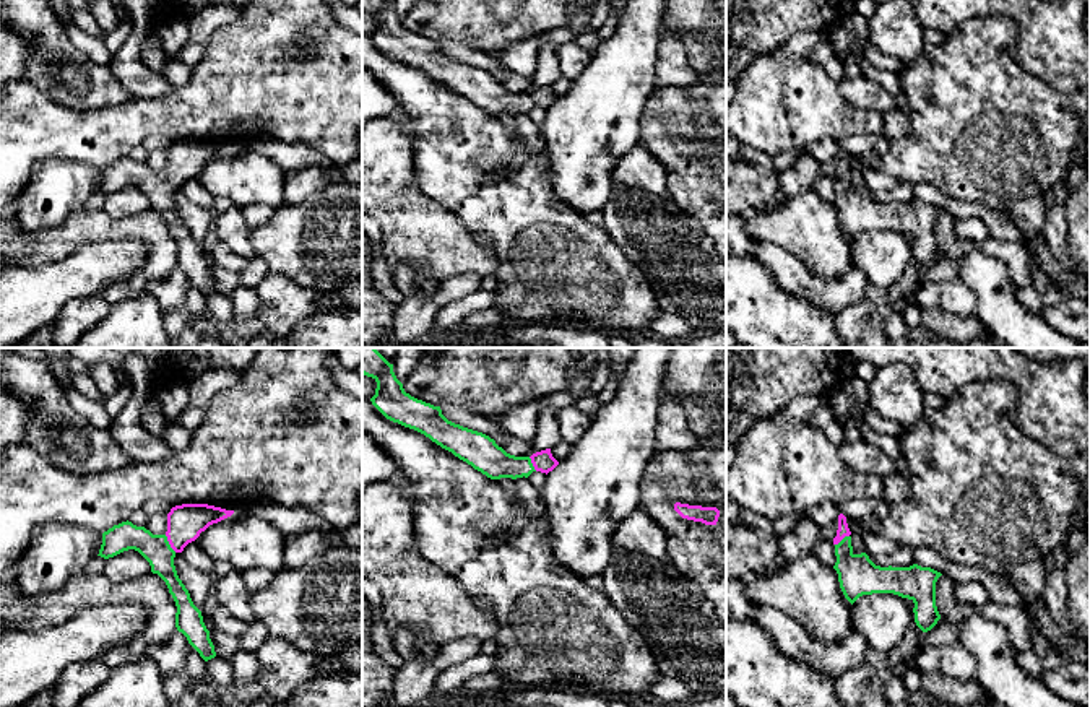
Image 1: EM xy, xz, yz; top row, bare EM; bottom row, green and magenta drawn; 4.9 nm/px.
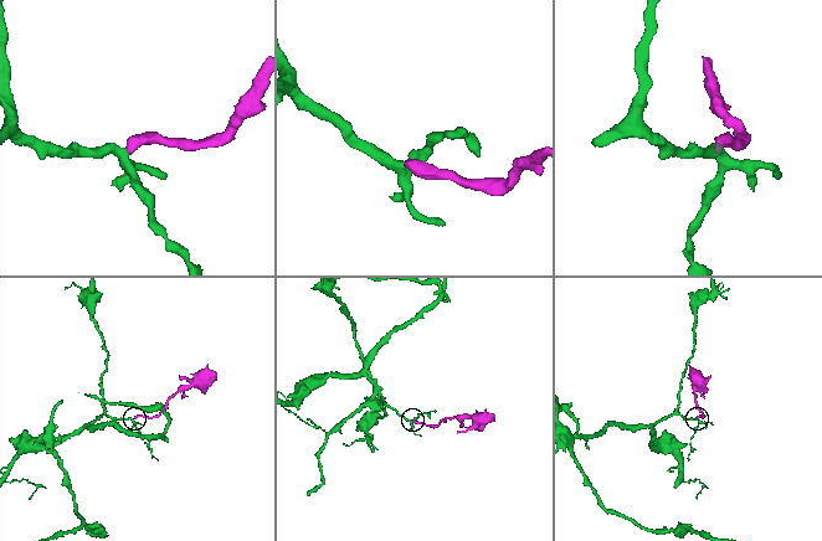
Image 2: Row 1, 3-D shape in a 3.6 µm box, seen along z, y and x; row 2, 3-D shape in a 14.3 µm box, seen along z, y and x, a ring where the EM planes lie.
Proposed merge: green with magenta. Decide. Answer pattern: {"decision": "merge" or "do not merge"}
{"decision": "merge"}

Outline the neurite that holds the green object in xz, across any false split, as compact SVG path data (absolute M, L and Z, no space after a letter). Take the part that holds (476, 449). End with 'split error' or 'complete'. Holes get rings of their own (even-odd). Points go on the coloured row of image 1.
M362 348L362 374L377 382L370 401L387 419L424 434L491 479L528 478L533 471L547 475L559 465L551 449L531 457L515 457L489 436L448 421L440 406L406 393L393 364L375 348Z; split error

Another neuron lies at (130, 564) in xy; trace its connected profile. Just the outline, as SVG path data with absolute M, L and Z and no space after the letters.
M135 549L106 559L104 575L112 582L128 582L151 572L149 562Z

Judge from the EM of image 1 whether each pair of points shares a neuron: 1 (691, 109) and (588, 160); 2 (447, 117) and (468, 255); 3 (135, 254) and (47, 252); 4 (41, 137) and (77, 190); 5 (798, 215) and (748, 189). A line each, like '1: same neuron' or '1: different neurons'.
1: different neurons
2: different neurons
3: different neurons
4: different neurons
5: different neurons

